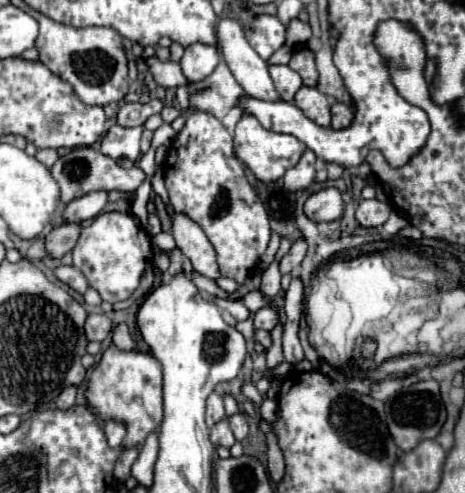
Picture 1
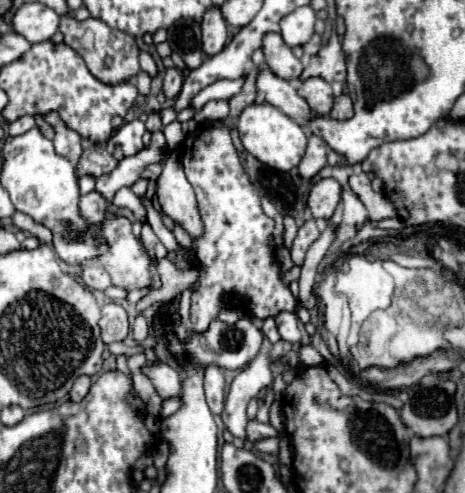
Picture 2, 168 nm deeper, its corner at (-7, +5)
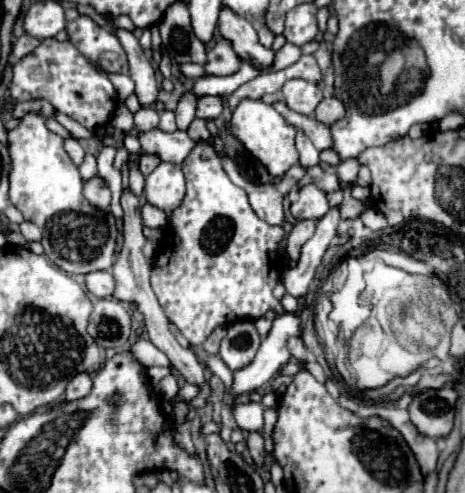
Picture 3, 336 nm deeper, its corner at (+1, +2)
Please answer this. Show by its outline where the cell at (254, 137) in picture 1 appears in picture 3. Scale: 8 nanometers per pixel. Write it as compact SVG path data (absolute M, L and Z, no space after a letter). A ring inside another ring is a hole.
M244 99L232 113L232 135L268 169L272 177L282 177L292 165L298 163L298 151L294 147L296 129L268 103L260 99Z

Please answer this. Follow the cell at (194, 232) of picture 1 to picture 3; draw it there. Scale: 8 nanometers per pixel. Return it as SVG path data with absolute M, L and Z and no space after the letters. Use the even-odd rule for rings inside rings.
M160 163L148 177L144 185L146 201L160 207L166 213L172 213L184 199L184 175L182 169L174 163Z

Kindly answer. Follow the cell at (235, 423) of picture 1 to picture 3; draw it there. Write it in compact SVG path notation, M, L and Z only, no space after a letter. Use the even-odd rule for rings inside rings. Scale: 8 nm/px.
M250 433L250 437L246 439L246 445L248 445L248 451L250 451L254 463L256 463L258 467L262 467L262 465L264 465L264 459L266 459L262 435L260 435L260 433Z

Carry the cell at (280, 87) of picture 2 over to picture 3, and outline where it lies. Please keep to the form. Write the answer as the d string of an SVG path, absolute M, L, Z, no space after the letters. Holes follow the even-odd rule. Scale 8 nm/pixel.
M274 103L274 107L276 107L276 111L280 111L284 115L284 119L290 125L294 125L296 129L302 129L304 131L310 137L310 141L314 143L314 147L318 151L332 149L332 133L330 133L330 127L328 125L324 125L324 123L312 119L312 117L304 117L304 115L300 115L296 111L290 111L286 107L286 103Z

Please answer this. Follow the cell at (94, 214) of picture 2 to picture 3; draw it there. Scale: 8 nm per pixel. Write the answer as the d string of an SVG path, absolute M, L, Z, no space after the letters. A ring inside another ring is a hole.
M96 175L96 177L92 177L92 179L86 181L86 185L84 185L84 197L94 207L98 207L98 209L108 209L110 199L112 199L110 197L110 189L108 189L106 181L100 175Z

